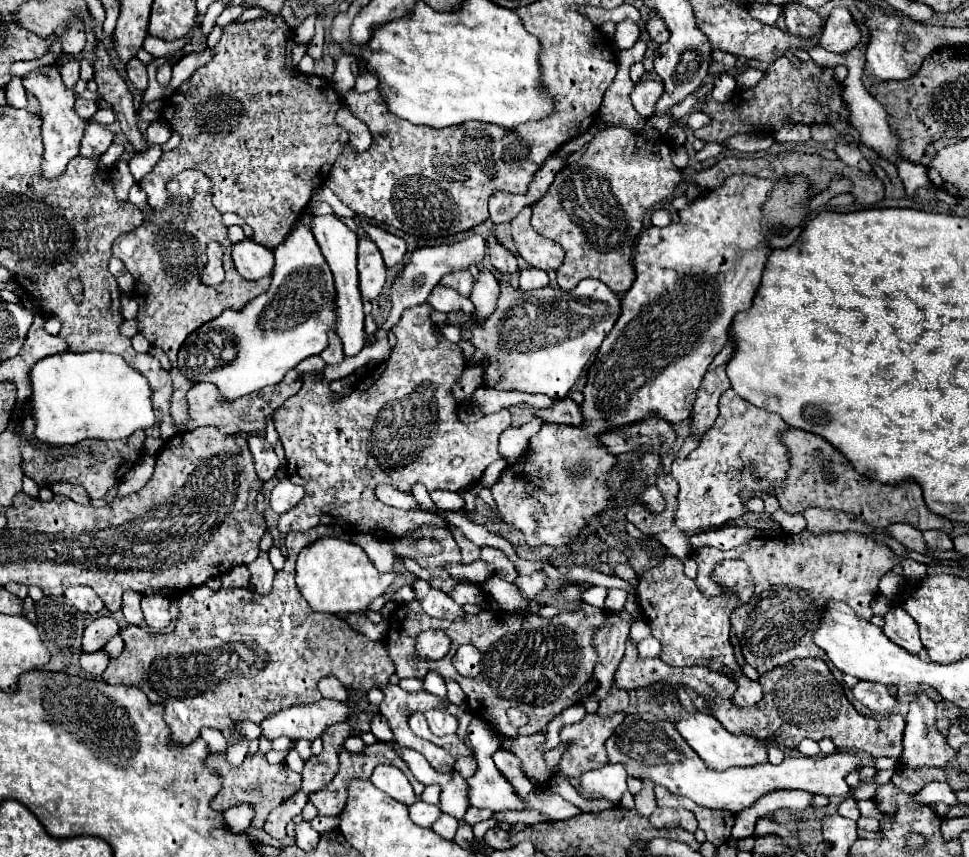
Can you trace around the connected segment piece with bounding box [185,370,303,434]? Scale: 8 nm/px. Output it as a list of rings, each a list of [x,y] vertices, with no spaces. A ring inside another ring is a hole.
[[[293,370],[293,372],[285,374],[281,384],[261,388],[257,392],[251,392],[251,394],[243,396],[241,400],[229,402],[221,396],[221,392],[217,392],[217,388],[213,388],[213,384],[199,382],[185,396],[187,406],[189,406],[189,420],[185,424],[185,430],[195,430],[197,426],[215,426],[223,434],[255,434],[255,432],[261,432],[265,428],[267,416],[271,416],[277,408],[281,408],[281,404],[287,398],[297,394],[301,390],[301,386],[303,386],[301,376]]]

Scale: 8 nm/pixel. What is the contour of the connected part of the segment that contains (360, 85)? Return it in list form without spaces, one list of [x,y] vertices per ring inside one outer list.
[[[365,74],[365,76],[357,76],[357,82],[355,82],[355,92],[369,92],[377,88],[377,76],[373,74]]]

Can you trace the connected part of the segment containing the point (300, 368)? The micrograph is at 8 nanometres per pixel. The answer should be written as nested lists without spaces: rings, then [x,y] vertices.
[[[313,355],[309,358],[305,358],[303,362],[299,362],[295,370],[303,376],[303,374],[307,374],[307,372],[320,371],[325,367],[325,365],[326,364],[320,355]]]

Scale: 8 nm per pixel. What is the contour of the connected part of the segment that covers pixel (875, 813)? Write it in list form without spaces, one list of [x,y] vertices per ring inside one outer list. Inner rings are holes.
[[[863,800],[863,802],[859,802],[859,810],[861,810],[861,816],[863,816],[863,818],[877,818],[877,820],[881,820],[886,817],[886,814],[875,806],[873,800]]]

